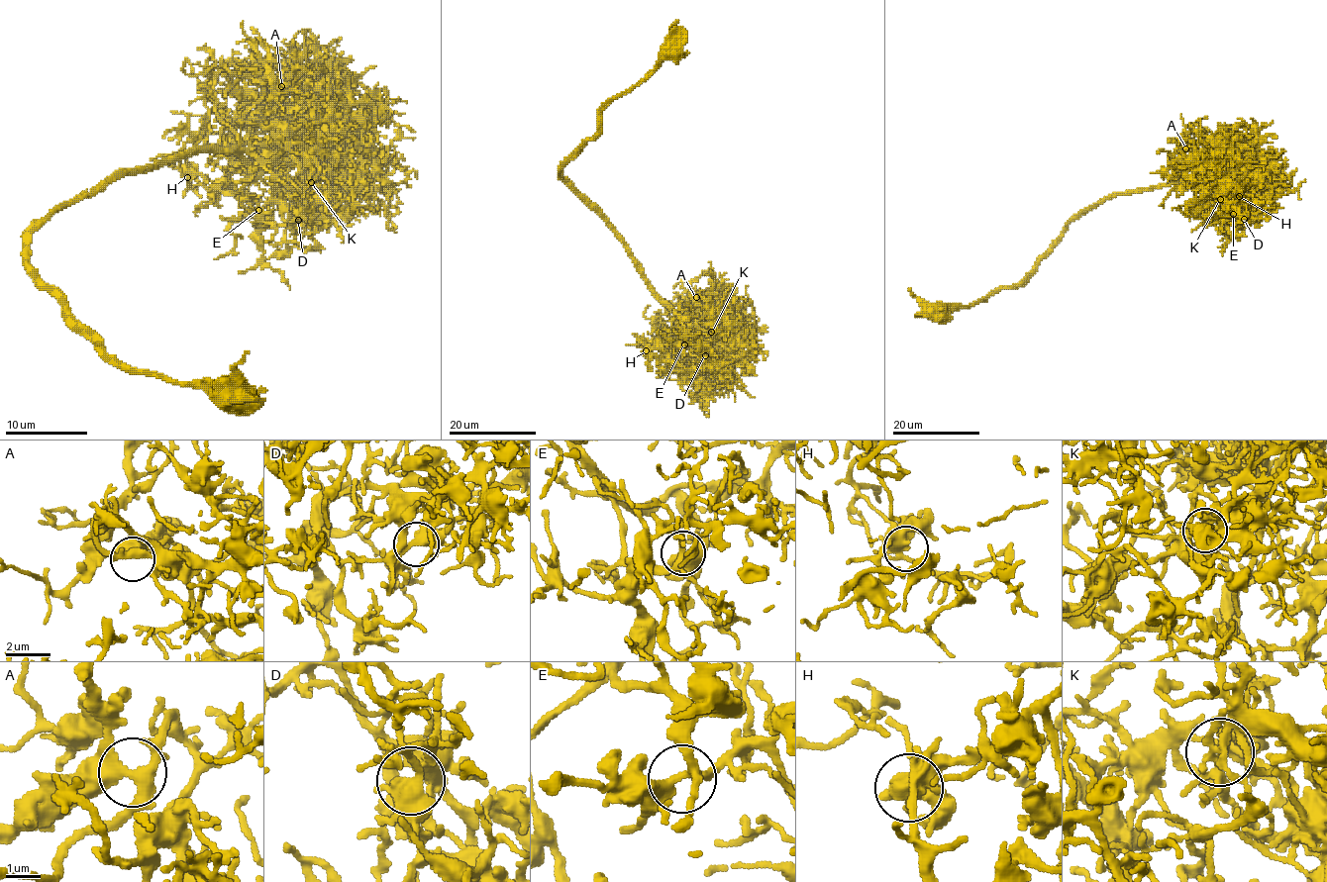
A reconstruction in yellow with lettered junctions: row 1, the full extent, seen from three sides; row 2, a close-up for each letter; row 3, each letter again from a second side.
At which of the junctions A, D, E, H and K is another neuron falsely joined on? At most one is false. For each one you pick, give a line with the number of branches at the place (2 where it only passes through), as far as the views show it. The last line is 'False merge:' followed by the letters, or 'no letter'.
K: Branches: 4
False merge: K

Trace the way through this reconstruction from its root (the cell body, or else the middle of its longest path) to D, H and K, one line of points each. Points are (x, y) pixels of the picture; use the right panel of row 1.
D: (938, 311), (1018, 287), (1070, 223), (1114, 195), (1171, 183), (1228, 187), (1244, 219)
H: (938, 311), (966, 307), (1000, 288), (1018, 287), (1070, 223), (1114, 195), (1201, 183), (1219, 204), (1239, 196)
K: (938, 311), (966, 307), (1000, 288), (1018, 287), (1070, 223), (1114, 195), (1200, 183), (1218, 189), (1219, 200)

